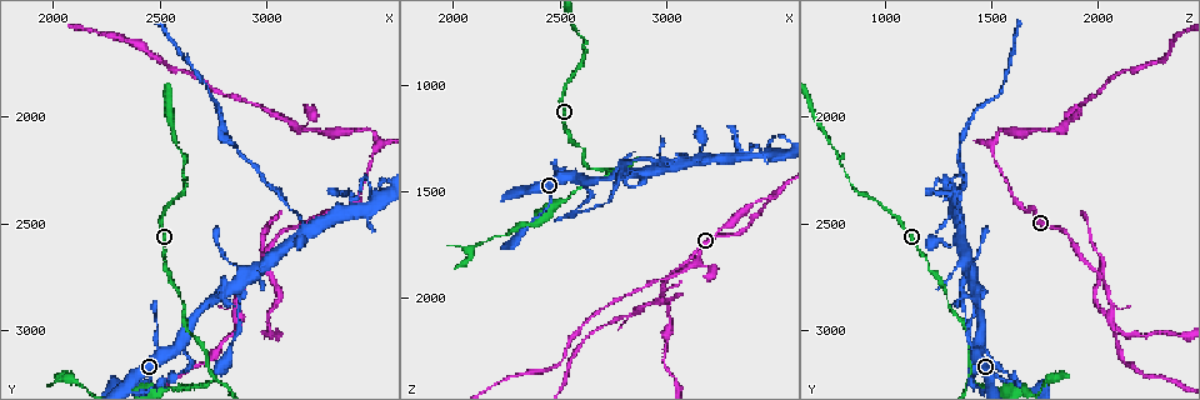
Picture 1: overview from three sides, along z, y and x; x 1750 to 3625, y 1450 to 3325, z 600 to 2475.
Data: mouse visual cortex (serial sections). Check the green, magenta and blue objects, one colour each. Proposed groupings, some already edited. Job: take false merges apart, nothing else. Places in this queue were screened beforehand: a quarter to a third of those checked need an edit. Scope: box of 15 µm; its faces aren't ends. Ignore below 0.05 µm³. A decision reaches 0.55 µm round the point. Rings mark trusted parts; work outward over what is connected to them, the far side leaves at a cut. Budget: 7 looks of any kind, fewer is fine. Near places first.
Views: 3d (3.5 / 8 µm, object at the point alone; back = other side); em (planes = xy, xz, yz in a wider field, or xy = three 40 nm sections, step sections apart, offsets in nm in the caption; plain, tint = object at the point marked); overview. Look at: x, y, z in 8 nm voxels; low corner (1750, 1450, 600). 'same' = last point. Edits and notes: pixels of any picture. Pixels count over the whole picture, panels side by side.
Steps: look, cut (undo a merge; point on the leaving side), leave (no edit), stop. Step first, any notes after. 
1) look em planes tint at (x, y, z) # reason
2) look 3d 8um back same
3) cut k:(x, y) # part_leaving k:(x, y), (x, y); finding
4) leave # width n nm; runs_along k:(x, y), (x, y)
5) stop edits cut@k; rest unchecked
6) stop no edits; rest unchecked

look 3d 3.5um at (3510, 2140, 1490) # three-way junction

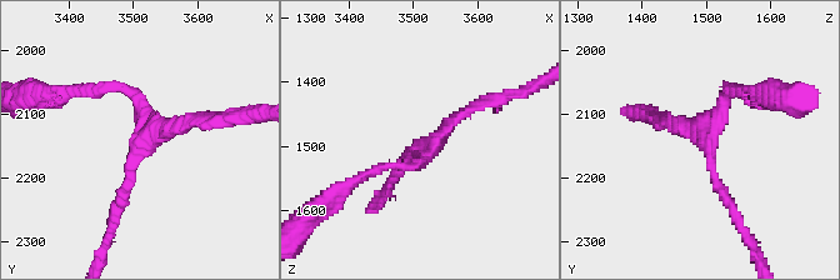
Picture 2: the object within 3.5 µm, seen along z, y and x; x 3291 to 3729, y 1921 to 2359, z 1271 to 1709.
look em xy step 5 tint at (3515, 2140, 1505) # arms 3; arm_widths 150, 150, 150 nm; shape alone is not enough

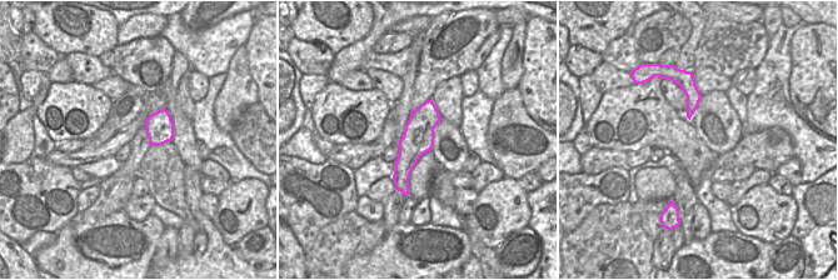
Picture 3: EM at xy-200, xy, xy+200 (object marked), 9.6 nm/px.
leave # runs_along 3:(429, 104), (403, 166), (405, 190); one cell here

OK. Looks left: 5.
look 3d 3.5um at (3160, 2050, 1840) # abrupt turn

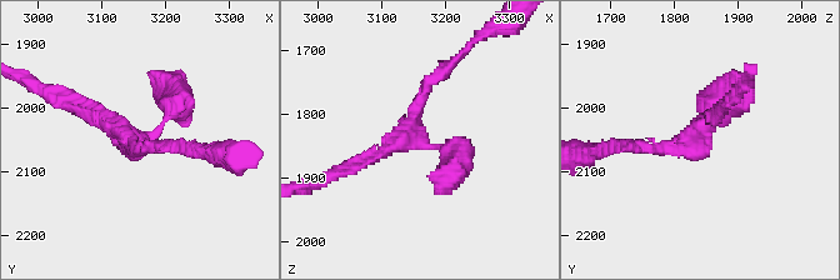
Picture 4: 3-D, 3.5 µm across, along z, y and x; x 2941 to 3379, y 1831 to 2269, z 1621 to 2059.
look em xy step 5 tint at (3150, 2050, 1835) # arms 3; arm_widths 150, 200, 350 nm; now the EM

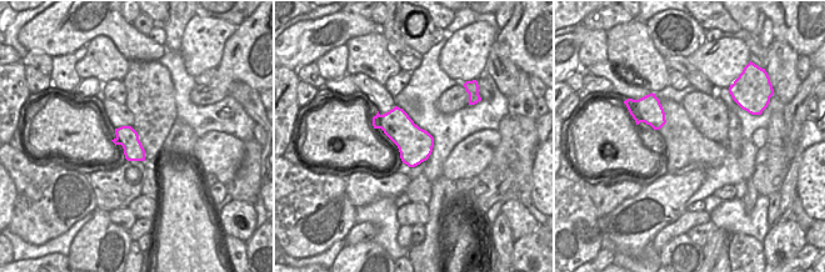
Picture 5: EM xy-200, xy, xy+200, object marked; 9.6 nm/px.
leave # runs_along 4:(444, 68), (421, 93), (414, 138), (349, 170); continuous, no second cell

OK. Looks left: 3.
look 3d 8um at (2970, 2720, 2010) # four or more arms meet

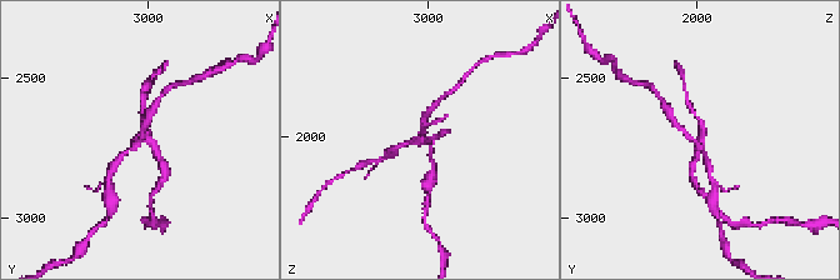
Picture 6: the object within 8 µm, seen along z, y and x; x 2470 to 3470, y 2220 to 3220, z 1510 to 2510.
look em planes tint at (2960, 2730, 1990) # arms 4; arm_widths 150, 150, 150, 200 nm

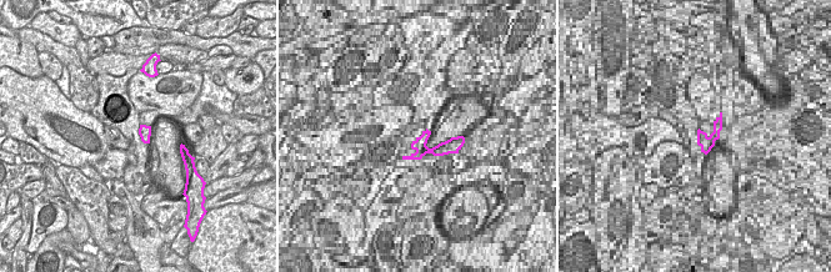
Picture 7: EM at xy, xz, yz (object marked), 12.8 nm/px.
cut 6:(156, 154) # two cells meet here

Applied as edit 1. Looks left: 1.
stop edits cut@6; rest unchecked

